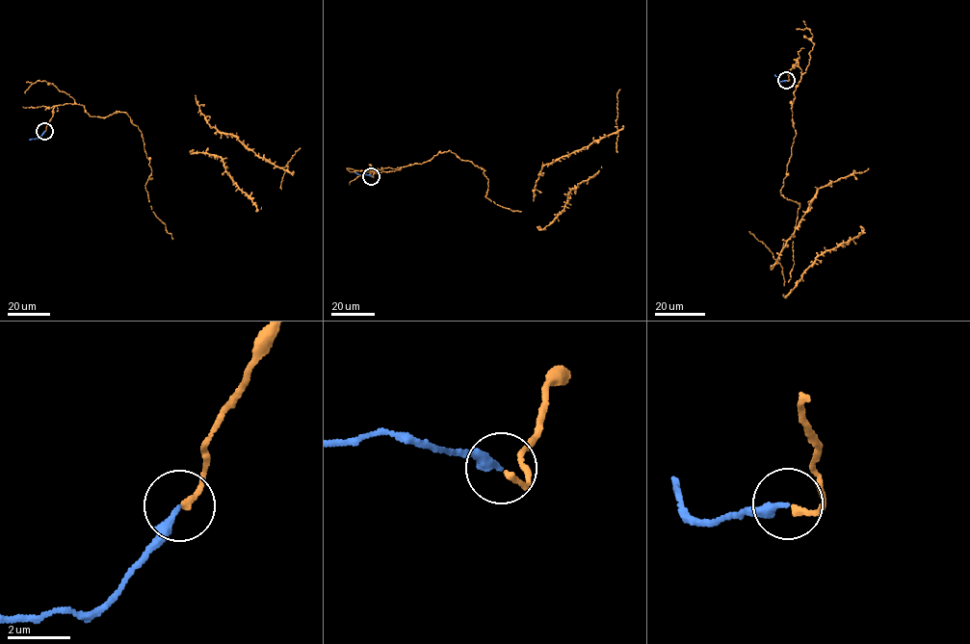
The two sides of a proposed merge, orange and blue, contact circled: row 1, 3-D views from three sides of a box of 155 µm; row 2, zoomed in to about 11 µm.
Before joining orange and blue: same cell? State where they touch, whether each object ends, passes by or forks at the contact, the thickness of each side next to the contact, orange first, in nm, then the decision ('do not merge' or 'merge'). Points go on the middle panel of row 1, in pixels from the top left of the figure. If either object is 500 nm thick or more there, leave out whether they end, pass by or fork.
at (371, 176); orange ends there; blue ends there; 170 nm thick on the orange side, 240 nm on the other; merge

